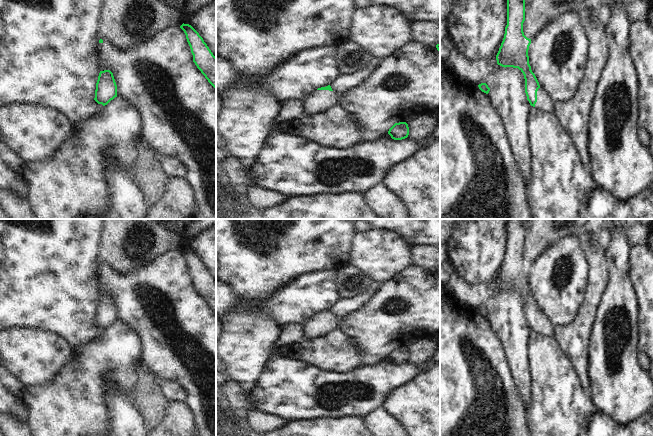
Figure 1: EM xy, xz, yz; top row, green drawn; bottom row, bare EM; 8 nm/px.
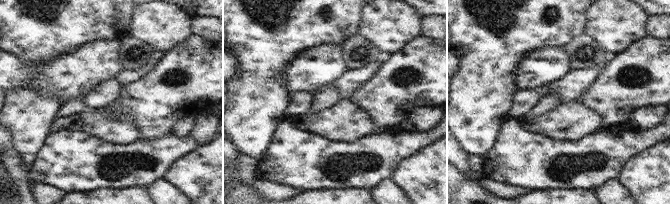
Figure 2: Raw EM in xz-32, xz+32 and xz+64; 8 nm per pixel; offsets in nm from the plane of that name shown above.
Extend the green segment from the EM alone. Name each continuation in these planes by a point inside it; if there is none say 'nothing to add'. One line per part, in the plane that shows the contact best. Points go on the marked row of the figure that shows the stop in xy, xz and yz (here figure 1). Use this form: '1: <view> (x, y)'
1: yz (544, 102)

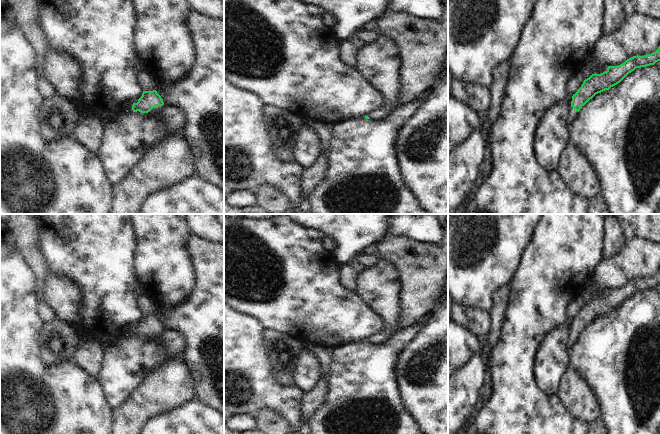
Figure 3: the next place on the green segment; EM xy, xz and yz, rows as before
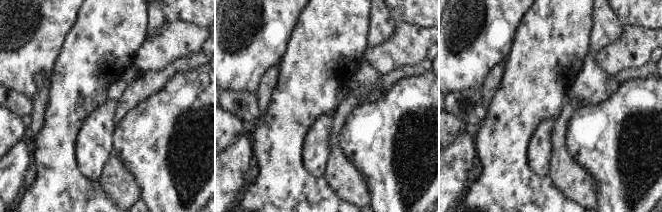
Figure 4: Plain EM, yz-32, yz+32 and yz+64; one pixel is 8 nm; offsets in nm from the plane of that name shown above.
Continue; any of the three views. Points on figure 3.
1: xy (154, 112)

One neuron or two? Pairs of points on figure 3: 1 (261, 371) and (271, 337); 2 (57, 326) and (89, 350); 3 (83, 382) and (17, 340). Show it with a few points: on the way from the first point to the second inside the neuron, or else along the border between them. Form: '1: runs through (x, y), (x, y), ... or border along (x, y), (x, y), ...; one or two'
1: border along (262, 330), (262, 342), (270, 363), (272, 376); two
2: border along (80, 339), (71, 357); two
3: runs through (65, 382), (53, 382), (29, 358); one

